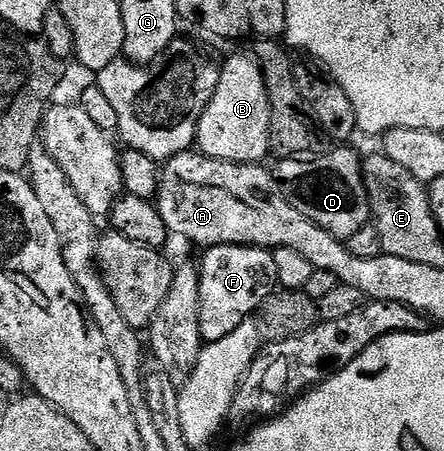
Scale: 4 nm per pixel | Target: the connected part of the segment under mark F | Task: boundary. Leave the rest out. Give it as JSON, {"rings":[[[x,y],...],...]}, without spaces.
{"rings":[[[211,245],[199,260],[199,327],[201,340],[208,343],[231,335],[239,323],[250,320],[260,310],[261,304],[278,288],[275,275],[275,259],[272,252],[254,245]]]}

